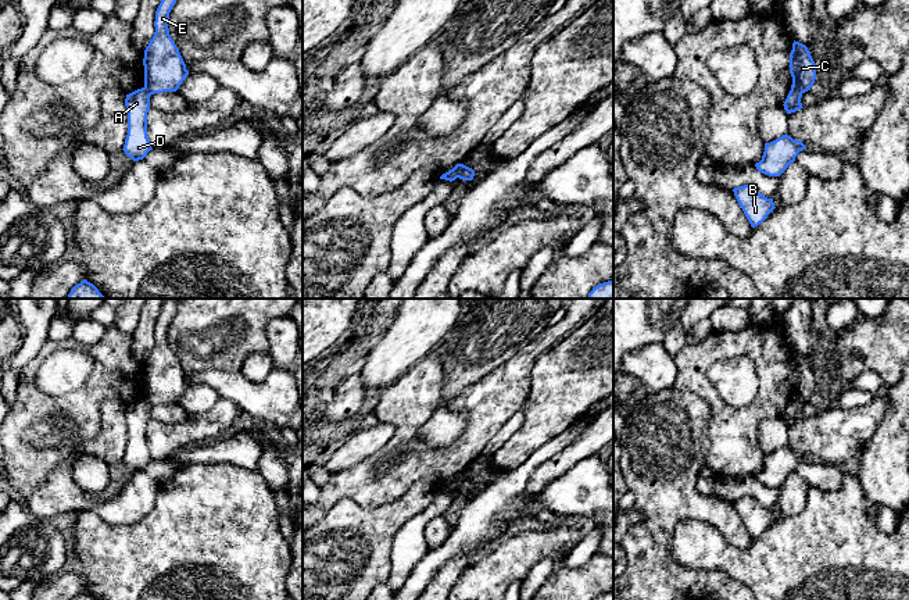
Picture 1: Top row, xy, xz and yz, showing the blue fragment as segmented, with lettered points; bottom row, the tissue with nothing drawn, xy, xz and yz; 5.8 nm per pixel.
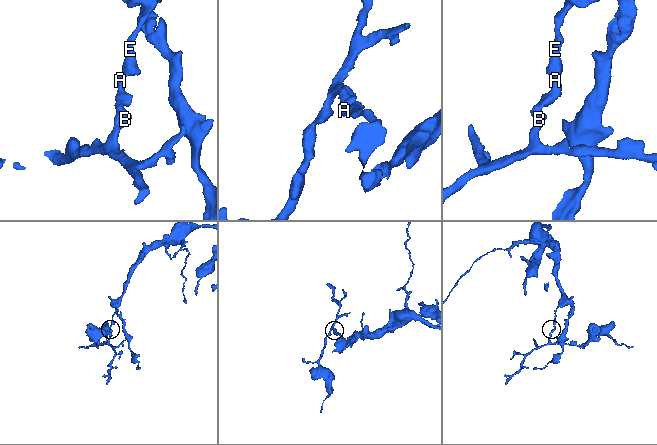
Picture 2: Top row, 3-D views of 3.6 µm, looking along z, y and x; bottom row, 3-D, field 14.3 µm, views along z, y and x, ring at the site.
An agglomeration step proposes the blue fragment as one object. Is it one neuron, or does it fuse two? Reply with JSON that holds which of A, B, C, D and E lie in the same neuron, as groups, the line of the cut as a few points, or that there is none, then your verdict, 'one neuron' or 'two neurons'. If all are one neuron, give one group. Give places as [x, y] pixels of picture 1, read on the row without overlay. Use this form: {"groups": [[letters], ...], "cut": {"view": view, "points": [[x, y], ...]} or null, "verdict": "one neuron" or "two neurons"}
{"groups": [["A", "B", "D"], ["C", "E"]], "cut": {"view": "xz", "points": [[464, 477], [458, 488]]}, "verdict": "two neurons"}

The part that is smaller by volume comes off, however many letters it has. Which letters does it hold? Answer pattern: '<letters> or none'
A, B, D

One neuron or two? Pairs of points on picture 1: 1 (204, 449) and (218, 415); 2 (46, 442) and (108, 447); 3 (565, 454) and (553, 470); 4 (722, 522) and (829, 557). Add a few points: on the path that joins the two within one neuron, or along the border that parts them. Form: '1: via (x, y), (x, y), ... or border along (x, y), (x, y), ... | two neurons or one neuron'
1: border along (219, 438), (211, 442), (185, 445), (176, 452) | two neurons
2: border along (100, 417), (100, 431), (57, 465) | two neurons
3: via (564, 459), (557, 465) | one neuron
4: border along (720, 532), (730, 545), (740, 549), (752, 542) | two neurons

